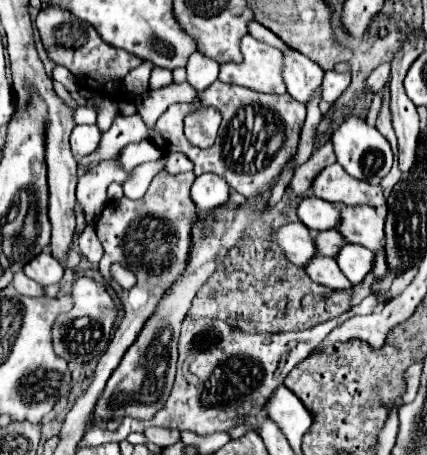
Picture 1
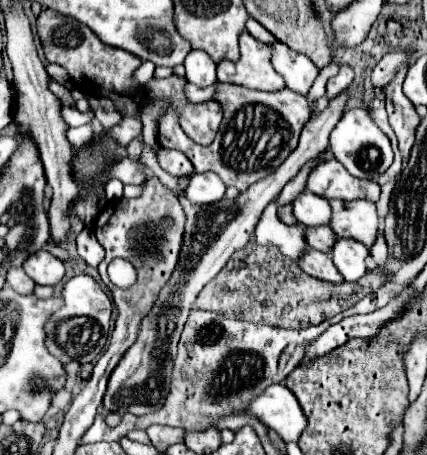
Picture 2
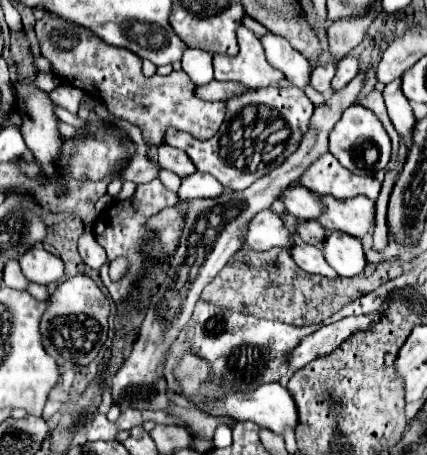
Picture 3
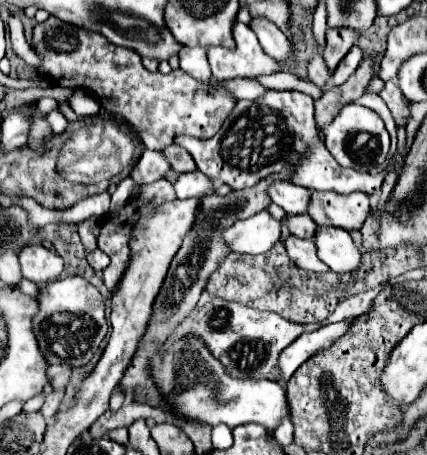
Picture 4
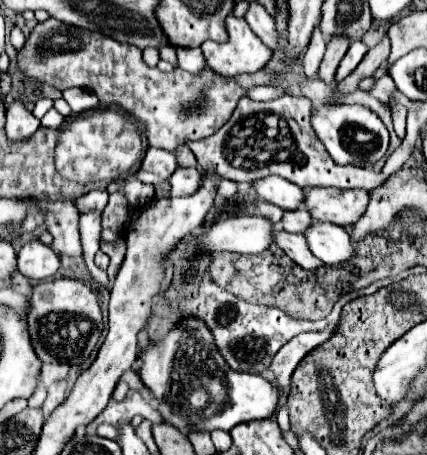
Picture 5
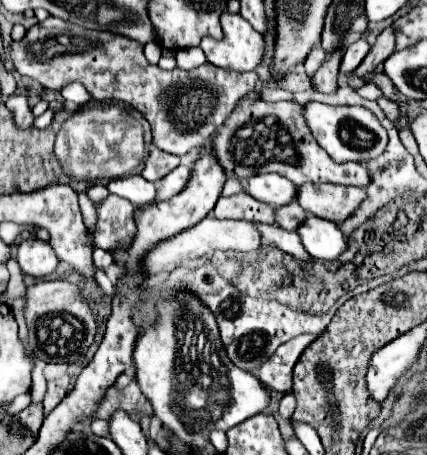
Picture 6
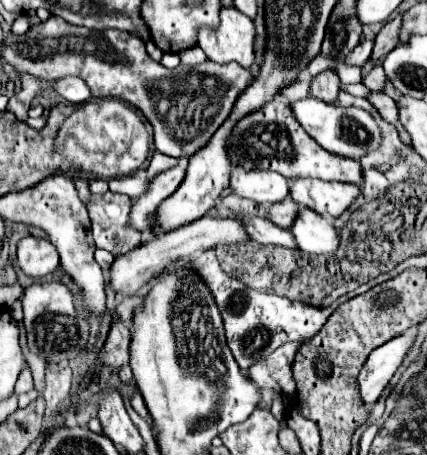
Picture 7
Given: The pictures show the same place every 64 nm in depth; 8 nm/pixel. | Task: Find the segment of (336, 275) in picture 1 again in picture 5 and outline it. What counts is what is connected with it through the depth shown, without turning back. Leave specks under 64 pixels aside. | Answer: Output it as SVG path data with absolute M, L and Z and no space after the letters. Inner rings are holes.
M284 230L276 232L274 238L276 244L280 244L280 248L286 252L288 258L292 258L298 266L302 266L304 270L316 270L322 268L324 264L320 260L316 260L316 256L310 252L308 248L308 240L302 234L290 234Z

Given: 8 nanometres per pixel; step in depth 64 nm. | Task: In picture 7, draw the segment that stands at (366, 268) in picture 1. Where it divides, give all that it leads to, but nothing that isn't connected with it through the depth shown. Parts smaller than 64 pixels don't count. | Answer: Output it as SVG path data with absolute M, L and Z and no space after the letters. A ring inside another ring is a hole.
M300 208L300 216L290 232L296 236L298 248L308 254L334 254L340 246L340 236L332 220L308 208Z

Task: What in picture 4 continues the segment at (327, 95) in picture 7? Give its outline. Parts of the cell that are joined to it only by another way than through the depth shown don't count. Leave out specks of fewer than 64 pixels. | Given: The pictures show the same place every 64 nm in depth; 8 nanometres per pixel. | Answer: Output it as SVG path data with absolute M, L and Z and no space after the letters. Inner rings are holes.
M328 28L326 32L326 48L324 48L324 60L334 72L338 62L350 52L350 48L358 42L360 34L352 28Z

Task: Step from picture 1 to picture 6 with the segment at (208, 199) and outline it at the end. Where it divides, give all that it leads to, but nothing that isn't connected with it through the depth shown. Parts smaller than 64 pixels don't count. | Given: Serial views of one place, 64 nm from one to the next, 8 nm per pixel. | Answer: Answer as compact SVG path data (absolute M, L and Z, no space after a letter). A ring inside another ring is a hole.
M180 164L178 168L174 168L168 176L164 176L158 182L158 194L156 200L164 200L164 198L172 198L178 192L184 190L184 186L188 184L188 178L192 174L192 166L190 164Z

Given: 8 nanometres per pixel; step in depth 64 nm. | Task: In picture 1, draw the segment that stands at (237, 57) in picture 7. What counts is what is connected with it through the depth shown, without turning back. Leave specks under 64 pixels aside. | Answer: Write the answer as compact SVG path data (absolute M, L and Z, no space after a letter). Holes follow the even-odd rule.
M250 34L242 38L242 64L222 64L220 80L226 84L238 84L256 92L284 94L286 84L282 78L282 52L254 40Z

